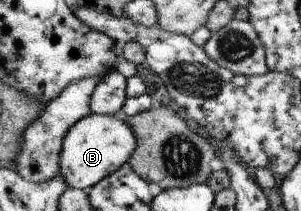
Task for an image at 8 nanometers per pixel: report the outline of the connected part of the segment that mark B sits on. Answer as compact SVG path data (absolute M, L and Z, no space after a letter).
M90 115L82 119L66 137L61 173L68 180L69 187L91 190L117 170L121 170L132 158L134 151L137 151L137 144L136 133L117 116Z

